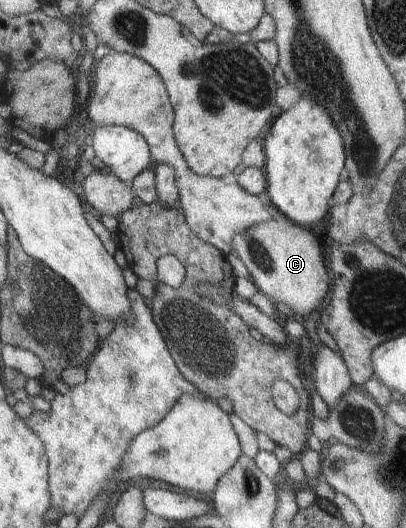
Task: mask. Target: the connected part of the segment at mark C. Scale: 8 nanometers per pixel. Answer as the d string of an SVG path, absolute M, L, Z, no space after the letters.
M277 216L274 221L260 223L249 231L239 234L233 242L234 252L242 260L250 275L255 278L259 286L259 292L266 293L275 303L283 302L292 307L294 318L302 316L318 317L316 310L324 304L324 296L331 292L330 276L328 276L327 264L324 264L324 256L320 250L320 239L316 238L309 228L288 220L280 222Z

